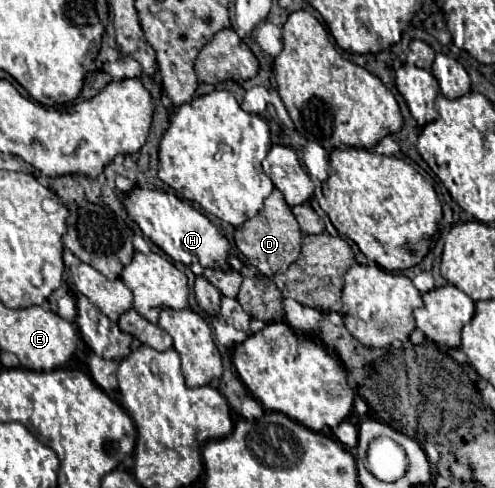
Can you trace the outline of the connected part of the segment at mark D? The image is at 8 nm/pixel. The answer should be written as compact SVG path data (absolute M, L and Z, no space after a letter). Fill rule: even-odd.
M274 189L270 197L264 199L262 211L248 219L244 225L240 225L234 233L234 241L240 253L266 277L272 277L276 273L284 273L300 255L300 243L302 243L302 231L298 221L294 219L288 203L284 201L284 195Z

